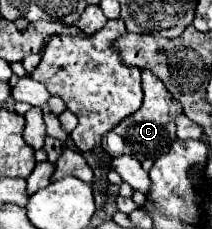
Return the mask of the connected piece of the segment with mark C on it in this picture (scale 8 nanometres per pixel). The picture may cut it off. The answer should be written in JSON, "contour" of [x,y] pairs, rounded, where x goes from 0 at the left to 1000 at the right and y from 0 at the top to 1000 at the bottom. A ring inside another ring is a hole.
{"contour":[[[675,310],[675,406],[684,406],[684,432],[675,432],[665,476],[637,485],[627,502],[608,502],[599,520],[580,520],[552,555],[533,555],[486,598],[476,633],[524,686],[618,677],[656,703],[741,694],[750,677],[778,677],[797,659],[807,624],[835,607],[835,590],[825,590],[825,511],[854,502],[854,467],[712,310]]]}

